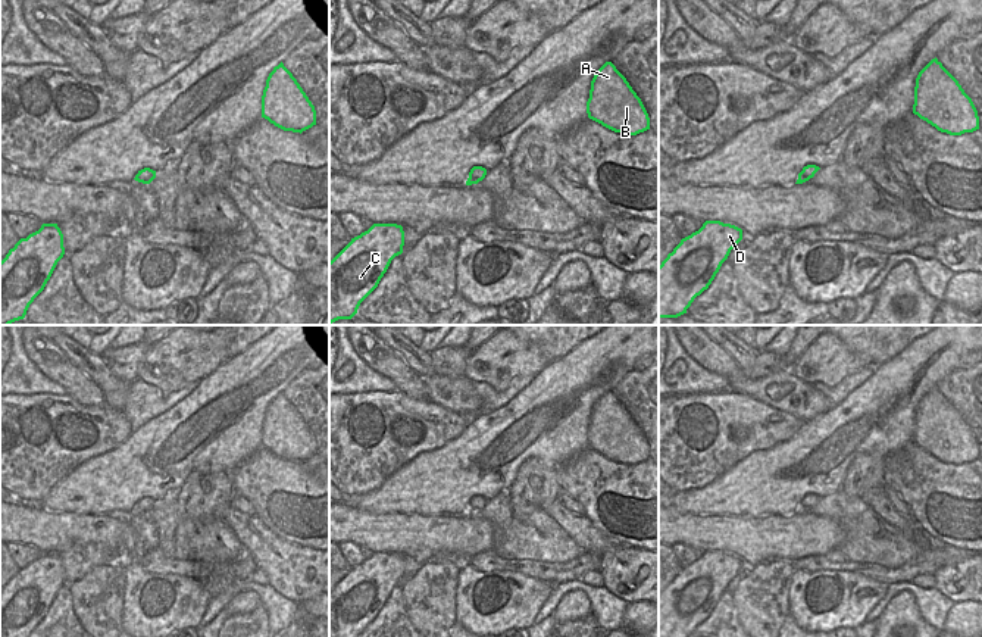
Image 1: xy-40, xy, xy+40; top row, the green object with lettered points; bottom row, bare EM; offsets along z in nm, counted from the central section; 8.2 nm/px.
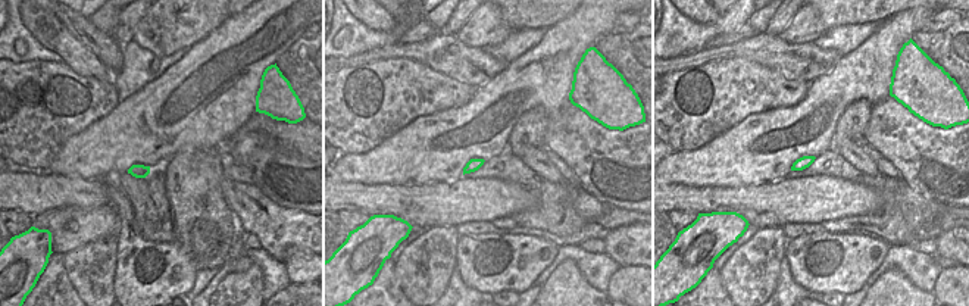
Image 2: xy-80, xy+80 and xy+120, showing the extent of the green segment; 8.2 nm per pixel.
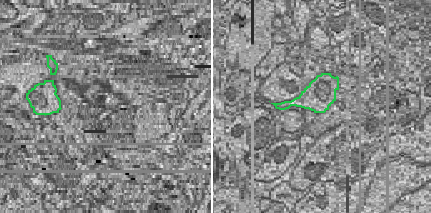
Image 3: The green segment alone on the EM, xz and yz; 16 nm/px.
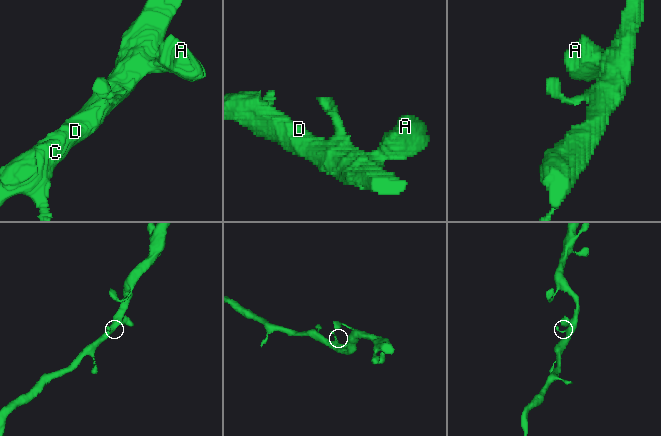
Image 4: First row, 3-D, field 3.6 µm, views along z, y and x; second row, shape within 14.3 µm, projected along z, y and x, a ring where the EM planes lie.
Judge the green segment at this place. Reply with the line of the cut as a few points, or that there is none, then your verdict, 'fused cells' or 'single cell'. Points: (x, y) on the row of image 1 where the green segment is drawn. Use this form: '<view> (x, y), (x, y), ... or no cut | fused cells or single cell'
no cut | single cell

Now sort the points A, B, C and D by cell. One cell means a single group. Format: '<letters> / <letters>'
A B C D

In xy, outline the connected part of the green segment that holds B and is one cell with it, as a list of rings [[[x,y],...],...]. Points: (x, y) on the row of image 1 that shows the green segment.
[[[606,62],[591,81],[588,118],[623,135],[650,129],[648,113],[626,78]]]

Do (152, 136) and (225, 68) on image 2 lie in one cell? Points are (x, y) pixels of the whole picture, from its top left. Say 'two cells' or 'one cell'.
one cell

